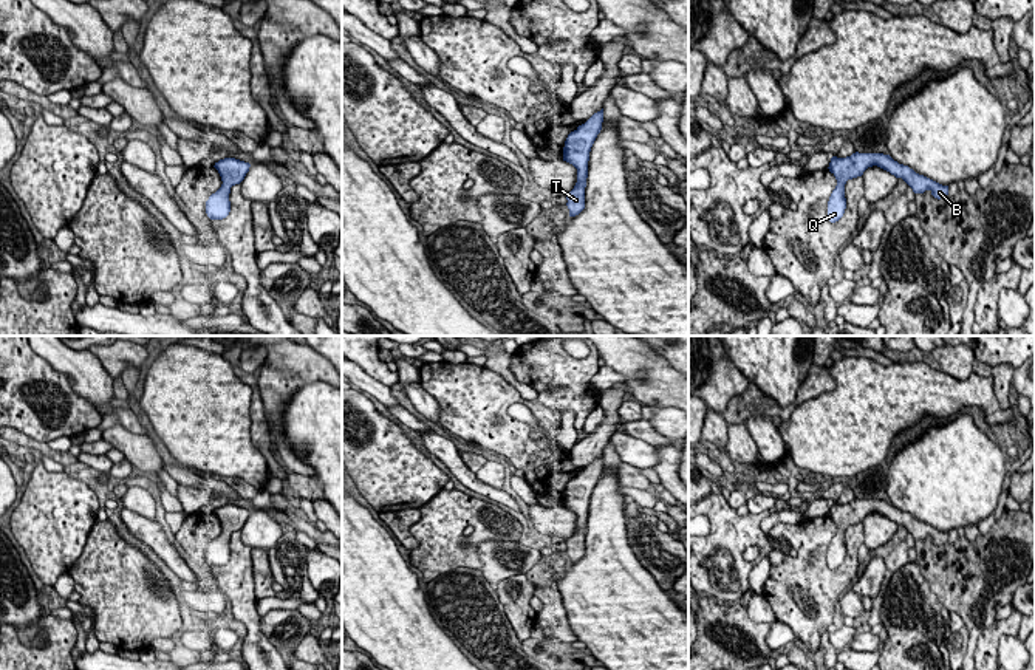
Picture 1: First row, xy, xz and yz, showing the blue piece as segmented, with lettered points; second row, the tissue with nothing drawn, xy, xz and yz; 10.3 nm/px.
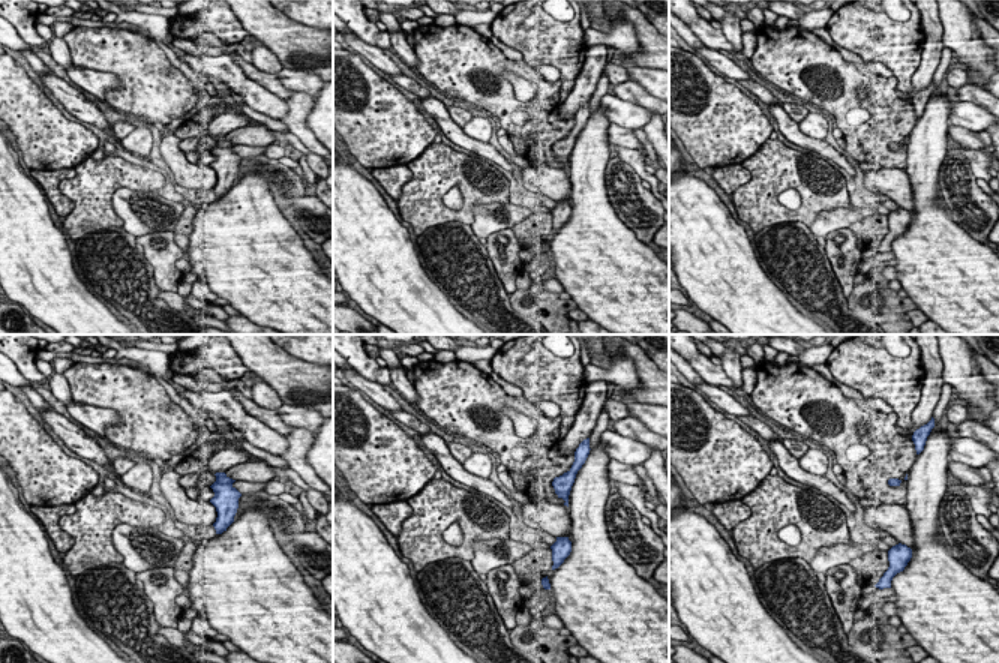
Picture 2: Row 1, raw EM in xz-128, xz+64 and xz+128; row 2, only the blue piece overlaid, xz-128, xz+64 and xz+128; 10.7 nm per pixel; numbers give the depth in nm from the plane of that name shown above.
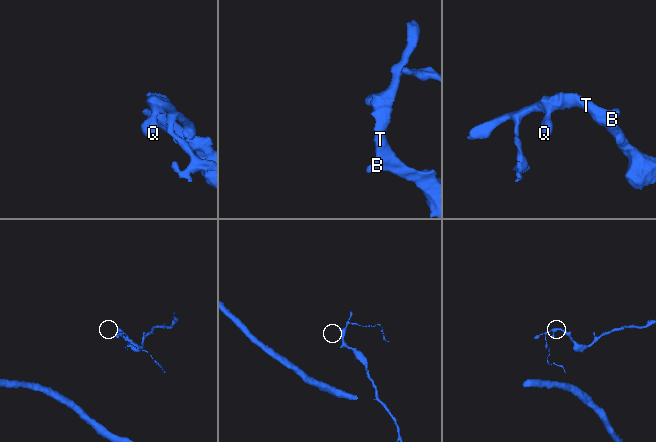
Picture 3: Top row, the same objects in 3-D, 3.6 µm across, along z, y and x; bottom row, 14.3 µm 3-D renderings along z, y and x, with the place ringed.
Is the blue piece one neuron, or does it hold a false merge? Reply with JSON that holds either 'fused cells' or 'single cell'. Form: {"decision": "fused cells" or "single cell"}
{"decision": "single cell"}

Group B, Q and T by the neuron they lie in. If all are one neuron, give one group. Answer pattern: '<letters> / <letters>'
B Q T

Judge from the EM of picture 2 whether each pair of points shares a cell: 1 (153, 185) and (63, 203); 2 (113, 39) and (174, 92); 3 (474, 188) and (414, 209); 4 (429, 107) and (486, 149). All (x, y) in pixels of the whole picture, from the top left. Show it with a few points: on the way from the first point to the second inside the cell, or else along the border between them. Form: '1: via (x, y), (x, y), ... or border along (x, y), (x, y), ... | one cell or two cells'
1: border along (75, 168), (60, 182), (74, 206), (62, 219) | two cells
2: via (128, 54), (159, 86) | one cell
3: via (459, 180), (443, 180), (429, 194) | one cell
4: via (444, 120), (464, 141), (471, 144) | one cell

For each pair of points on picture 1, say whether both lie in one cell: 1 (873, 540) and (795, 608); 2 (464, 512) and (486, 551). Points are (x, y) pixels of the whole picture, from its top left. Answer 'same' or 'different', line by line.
1: different
2: different

